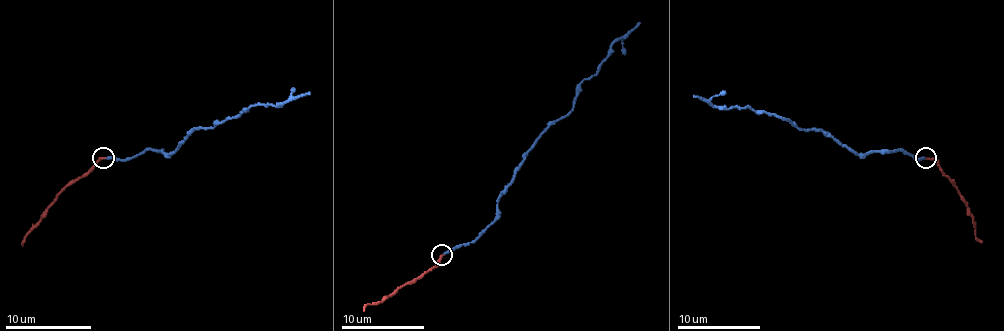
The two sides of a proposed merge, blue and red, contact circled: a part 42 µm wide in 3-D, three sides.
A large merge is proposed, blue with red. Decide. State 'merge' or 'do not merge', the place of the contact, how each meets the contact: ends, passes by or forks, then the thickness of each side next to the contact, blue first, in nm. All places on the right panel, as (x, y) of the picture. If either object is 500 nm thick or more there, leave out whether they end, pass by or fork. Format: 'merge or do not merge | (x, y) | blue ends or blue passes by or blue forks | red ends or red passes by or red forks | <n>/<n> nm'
merge | (926, 158) | blue ends | red ends | 200/180 nm

